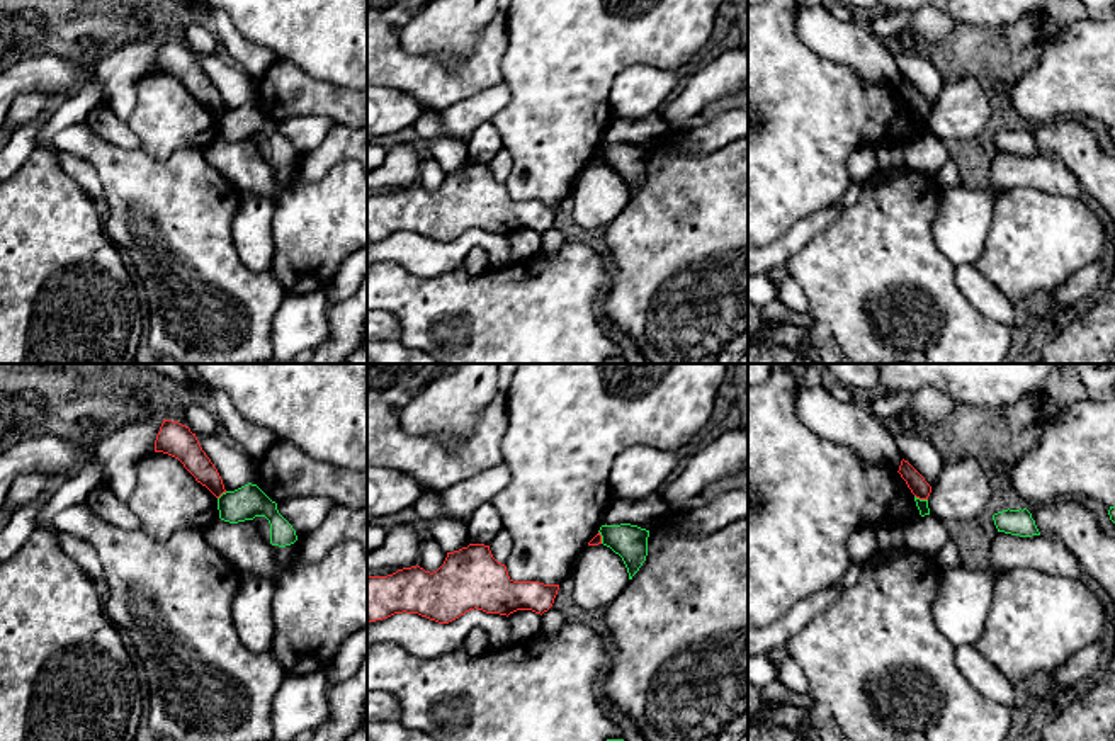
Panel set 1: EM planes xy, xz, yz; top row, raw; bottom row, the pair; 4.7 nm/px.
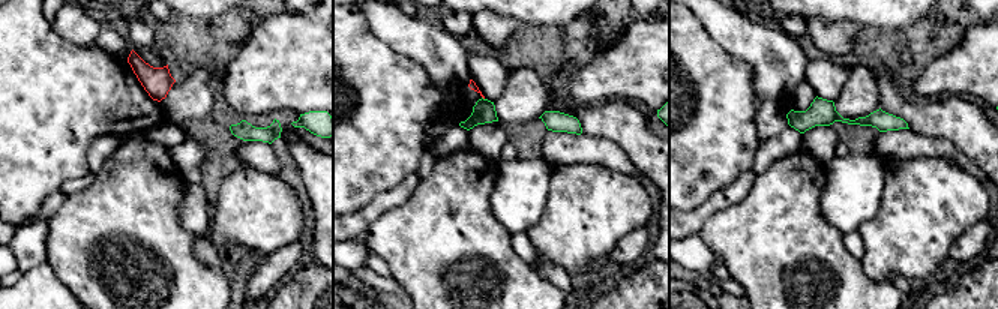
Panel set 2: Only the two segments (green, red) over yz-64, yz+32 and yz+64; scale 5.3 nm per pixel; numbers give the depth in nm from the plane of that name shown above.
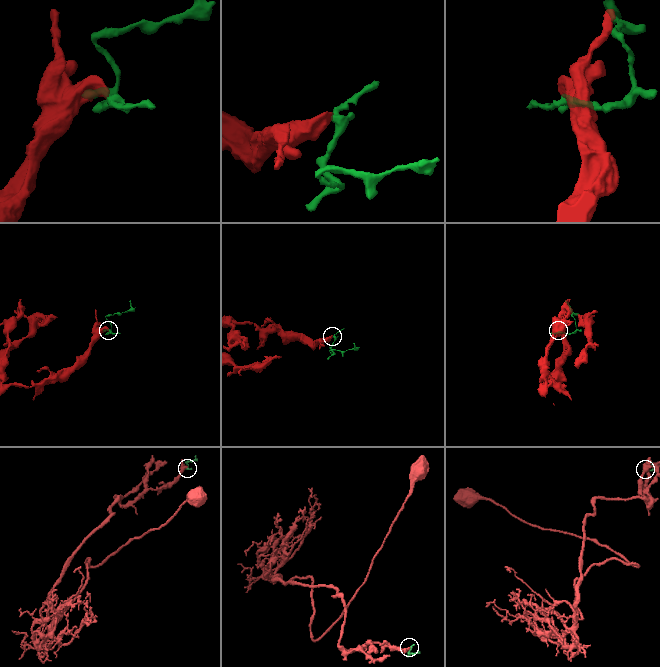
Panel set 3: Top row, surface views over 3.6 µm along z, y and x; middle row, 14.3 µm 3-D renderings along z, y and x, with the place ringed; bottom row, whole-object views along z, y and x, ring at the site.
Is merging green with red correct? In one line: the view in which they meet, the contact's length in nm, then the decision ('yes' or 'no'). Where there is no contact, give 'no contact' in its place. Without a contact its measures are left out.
yz | 70 nm | no

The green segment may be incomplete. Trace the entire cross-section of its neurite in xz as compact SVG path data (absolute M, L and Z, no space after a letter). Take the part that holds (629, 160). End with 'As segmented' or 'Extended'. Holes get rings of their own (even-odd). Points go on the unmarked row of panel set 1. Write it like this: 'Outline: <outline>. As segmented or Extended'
Outline: M631 143L602 144L602 163L619 173L627 187L629 199L639 190L648 175L649 150Z. As segmented

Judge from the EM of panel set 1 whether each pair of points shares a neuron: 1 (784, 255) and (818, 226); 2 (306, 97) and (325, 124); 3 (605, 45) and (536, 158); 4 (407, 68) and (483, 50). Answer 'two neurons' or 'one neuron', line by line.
1: one neuron
2: two neurons
3: one neuron
4: one neuron

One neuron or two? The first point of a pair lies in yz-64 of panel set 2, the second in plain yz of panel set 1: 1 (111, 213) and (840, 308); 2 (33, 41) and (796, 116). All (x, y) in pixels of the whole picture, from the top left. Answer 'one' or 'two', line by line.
1: one
2: one

